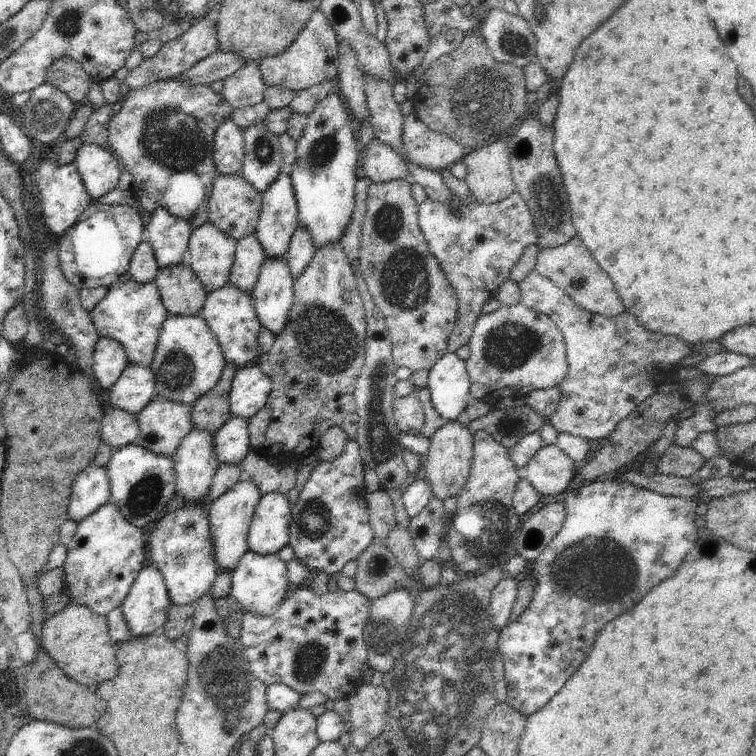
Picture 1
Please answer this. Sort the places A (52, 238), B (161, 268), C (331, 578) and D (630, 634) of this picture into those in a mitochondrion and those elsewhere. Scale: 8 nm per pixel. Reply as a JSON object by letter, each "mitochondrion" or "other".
{"A":"other","B":"other","C":"other","D":"other"}

